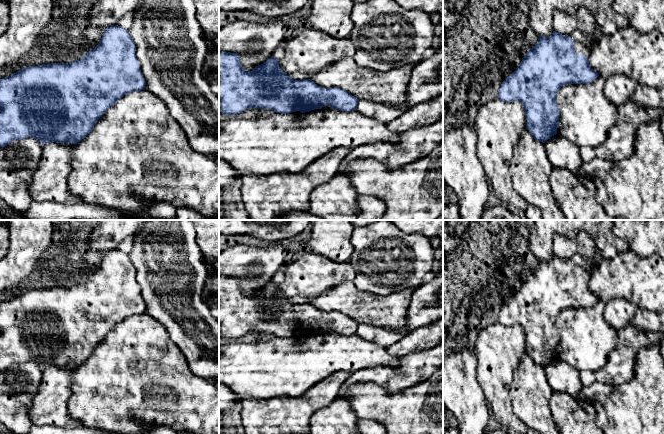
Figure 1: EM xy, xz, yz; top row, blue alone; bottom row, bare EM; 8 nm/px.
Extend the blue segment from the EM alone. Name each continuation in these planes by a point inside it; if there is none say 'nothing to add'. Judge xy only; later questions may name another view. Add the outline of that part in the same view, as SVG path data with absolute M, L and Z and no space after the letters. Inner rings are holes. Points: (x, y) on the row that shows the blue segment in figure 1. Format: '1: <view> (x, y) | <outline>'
nothing to add

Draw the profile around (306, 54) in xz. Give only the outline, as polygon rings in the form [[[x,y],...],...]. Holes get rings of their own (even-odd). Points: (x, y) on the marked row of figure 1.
[[[311,27],[299,35],[291,37],[284,50],[283,58],[279,60],[279,67],[294,80],[311,79],[327,65],[334,64],[344,57],[353,57],[356,51],[349,38],[336,39]]]

